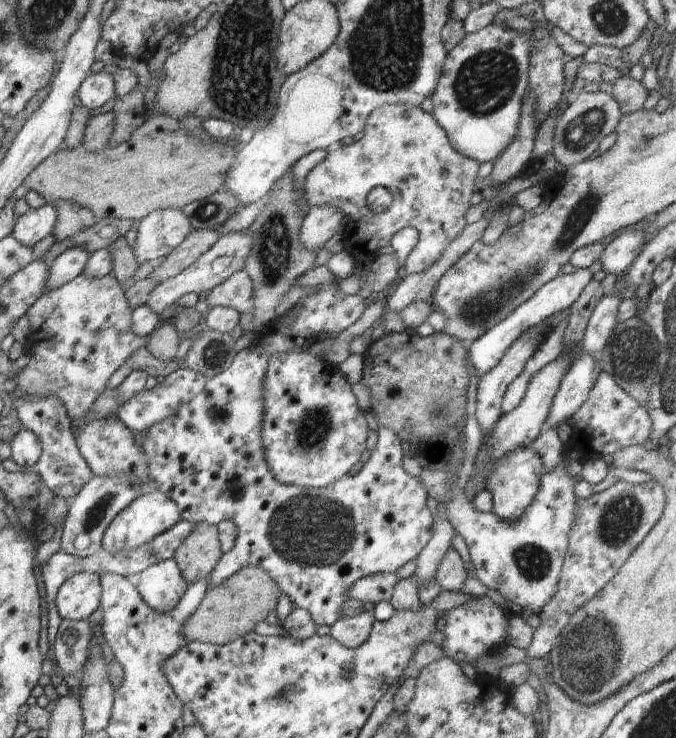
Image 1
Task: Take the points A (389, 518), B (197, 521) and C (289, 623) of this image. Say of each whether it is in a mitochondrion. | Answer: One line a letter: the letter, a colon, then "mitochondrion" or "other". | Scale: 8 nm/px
A: other
B: other
C: other

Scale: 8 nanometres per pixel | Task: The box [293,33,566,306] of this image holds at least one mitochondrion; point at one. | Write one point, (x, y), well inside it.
(487, 81)

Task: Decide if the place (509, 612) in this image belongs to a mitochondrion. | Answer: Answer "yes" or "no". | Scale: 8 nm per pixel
no

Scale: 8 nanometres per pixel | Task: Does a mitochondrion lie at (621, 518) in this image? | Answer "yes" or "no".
yes

